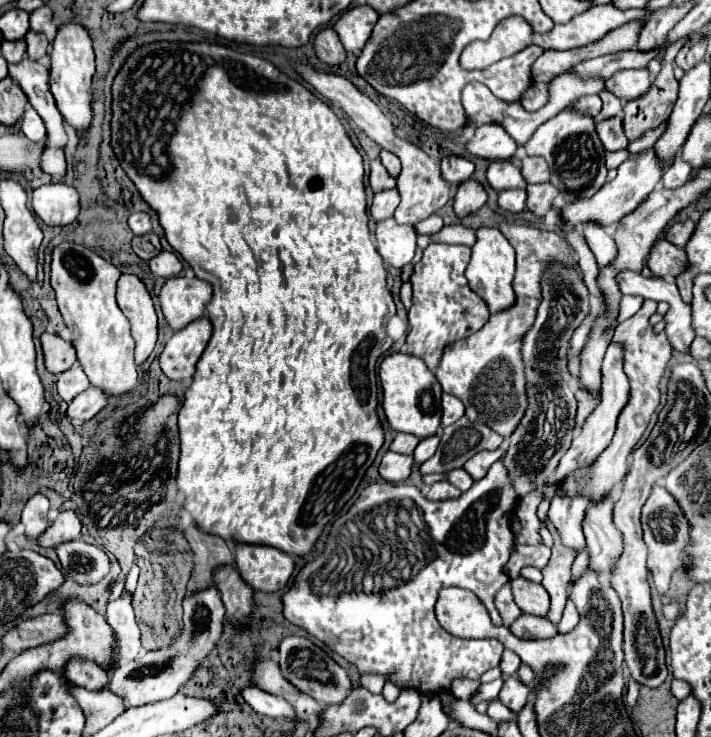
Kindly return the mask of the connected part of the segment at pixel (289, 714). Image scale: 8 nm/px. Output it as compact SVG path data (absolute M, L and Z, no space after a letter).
M243 687L239 693L245 699L245 703L251 705L261 715L267 715L267 717L285 717L285 719L297 721L295 709L283 697L265 693L265 691L257 689L257 687Z

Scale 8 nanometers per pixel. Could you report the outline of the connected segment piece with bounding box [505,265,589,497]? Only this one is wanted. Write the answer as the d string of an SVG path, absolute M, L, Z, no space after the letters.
M553 265L545 273L541 287L543 301L537 311L537 319L527 331L521 347L527 375L529 407L509 439L511 443L505 455L505 467L509 469L519 497L537 489L537 485L553 479L561 455L569 449L573 441L573 417L577 411L577 401L571 391L567 349L569 337L589 313L589 291L577 271L567 271L565 267Z

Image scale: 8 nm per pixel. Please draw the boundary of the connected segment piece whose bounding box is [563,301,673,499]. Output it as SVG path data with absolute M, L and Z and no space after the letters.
M643 301L643 307L627 321L619 323L613 335L613 343L621 343L623 347L623 363L625 363L625 373L629 377L631 383L631 397L629 403L625 405L625 409L619 415L617 421L617 431L615 437L611 441L611 445L597 457L597 461L587 467L587 469L577 469L569 479L565 479L565 493L577 495L583 491L585 497L589 499L601 499L605 497L605 493L609 493L619 481L623 481L629 465L627 465L627 457L629 453L635 449L637 441L641 439L643 431L649 425L649 419L655 411L655 407L659 405L661 399L661 391L659 391L659 381L665 375L665 367L671 361L671 353L673 347L669 345L669 339L665 333L655 333L655 329L649 325L649 317L657 311L657 303L655 301Z

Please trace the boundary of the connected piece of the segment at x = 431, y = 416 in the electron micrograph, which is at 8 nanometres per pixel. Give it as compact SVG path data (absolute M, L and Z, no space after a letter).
M391 353L383 359L379 377L383 387L383 413L391 429L413 433L419 439L439 433L443 391L437 383L437 377L429 371L429 367L425 367L423 359L417 359L415 355L407 353Z

